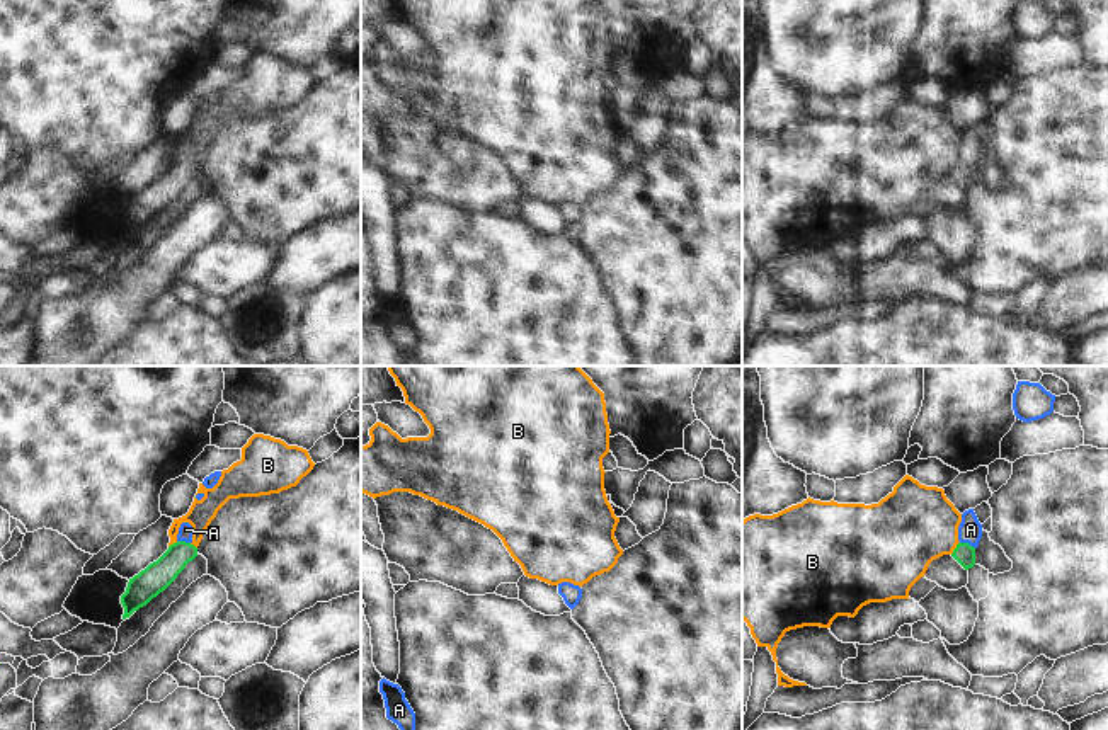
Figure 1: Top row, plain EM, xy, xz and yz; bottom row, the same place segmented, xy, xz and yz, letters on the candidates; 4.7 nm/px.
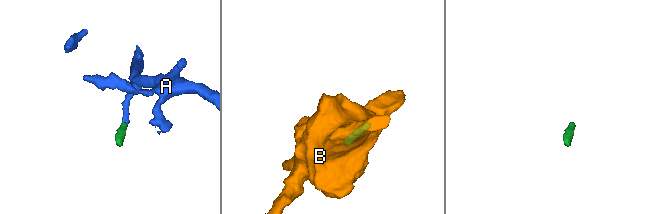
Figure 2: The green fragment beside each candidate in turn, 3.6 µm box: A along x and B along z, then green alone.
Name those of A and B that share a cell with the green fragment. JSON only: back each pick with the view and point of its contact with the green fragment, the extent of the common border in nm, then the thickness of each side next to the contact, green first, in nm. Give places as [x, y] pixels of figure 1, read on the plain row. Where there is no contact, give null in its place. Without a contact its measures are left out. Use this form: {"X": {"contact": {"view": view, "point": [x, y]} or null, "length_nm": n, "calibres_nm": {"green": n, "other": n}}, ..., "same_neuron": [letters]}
{"A": {"contact": {"view": "yz", "point": [967, 162]}, "length_nm": 80, "calibres_nm": {"green": 100, "other": 110}}, "same_neuron": ["A"]}

